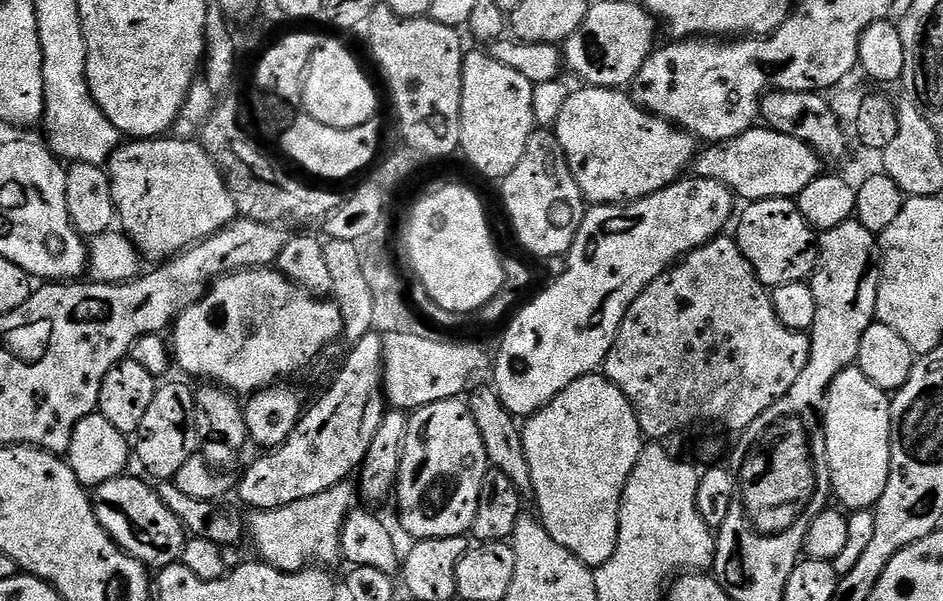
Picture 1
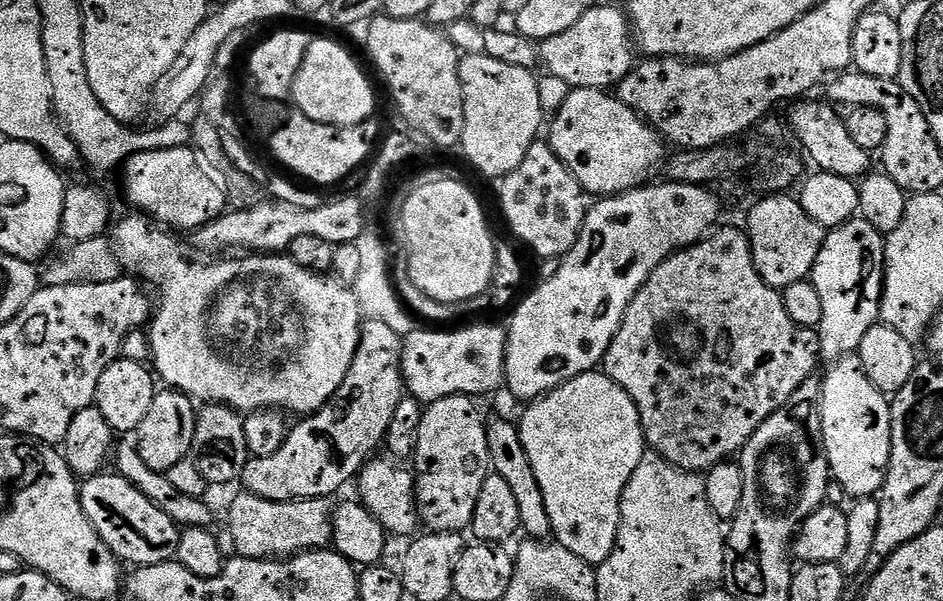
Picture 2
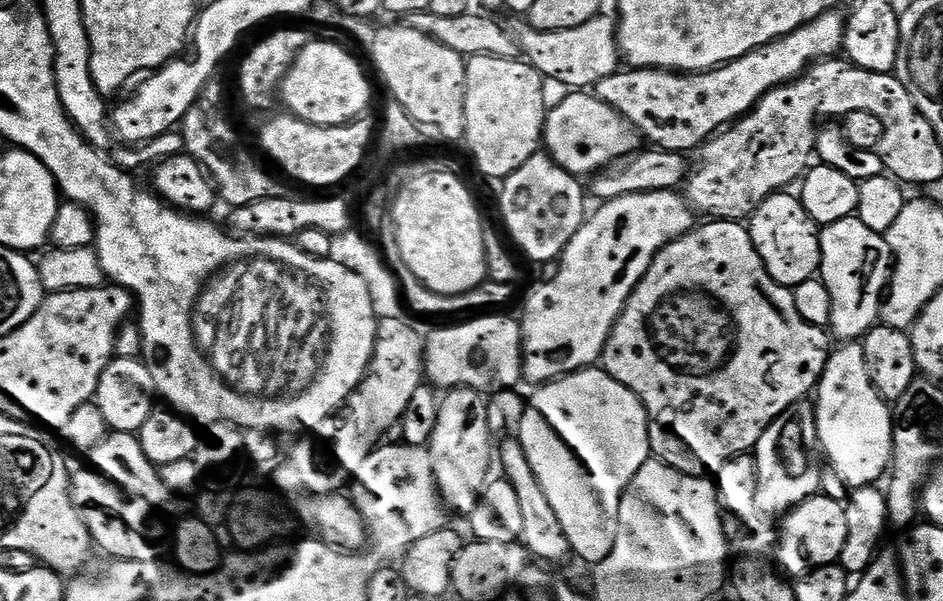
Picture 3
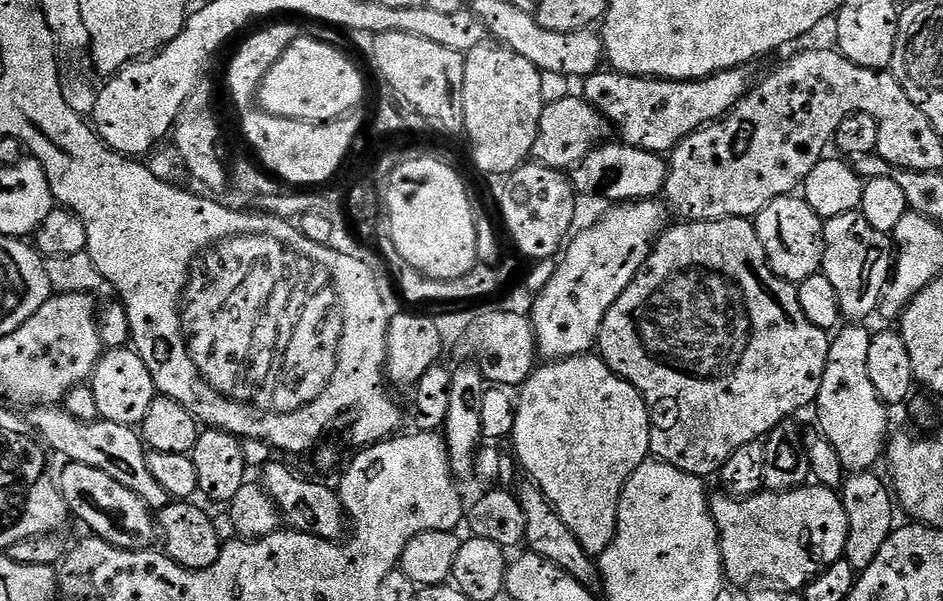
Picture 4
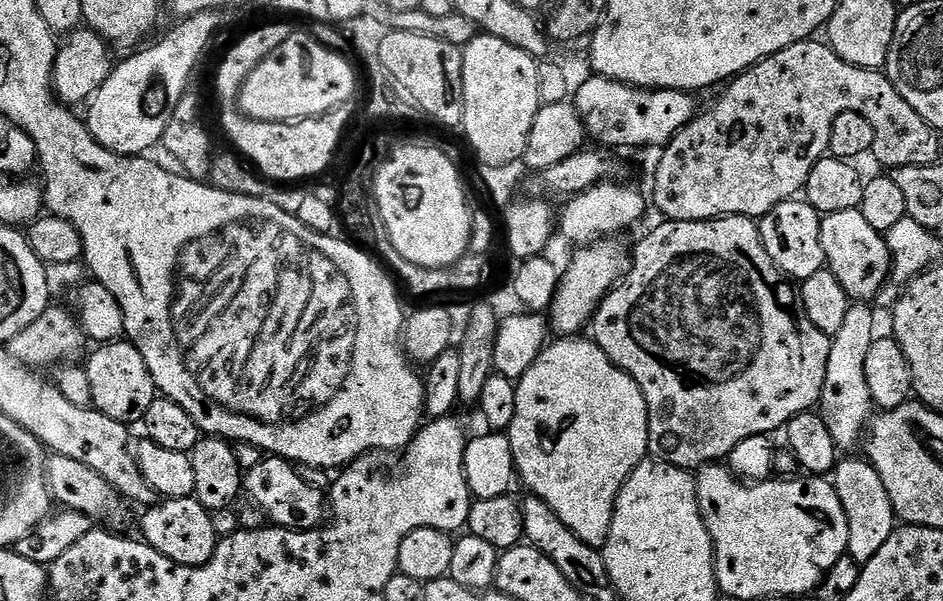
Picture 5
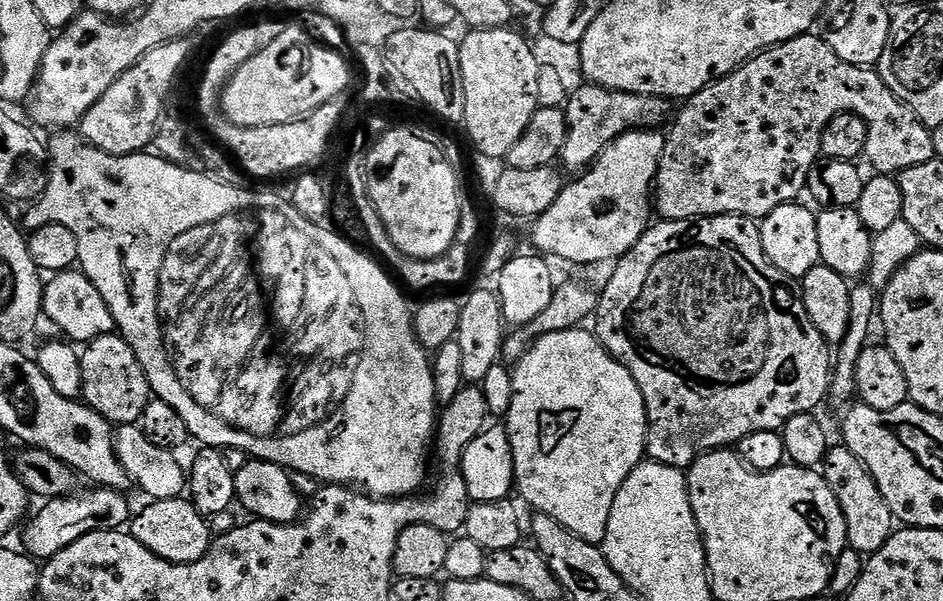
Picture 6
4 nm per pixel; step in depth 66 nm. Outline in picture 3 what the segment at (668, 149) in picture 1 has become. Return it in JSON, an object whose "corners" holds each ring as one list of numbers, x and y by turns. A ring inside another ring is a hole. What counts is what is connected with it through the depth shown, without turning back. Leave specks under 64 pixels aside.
{"corners":[[588,90,569,91,566,102,554,106,544,118,542,144,547,155,551,156,554,162,558,162,558,166,562,166,569,174,577,178,591,177,610,162,637,151,636,140,638,141,638,133,632,123,622,114,618,114,618,110,614,110,614,106,606,106,606,102,602,102]]}

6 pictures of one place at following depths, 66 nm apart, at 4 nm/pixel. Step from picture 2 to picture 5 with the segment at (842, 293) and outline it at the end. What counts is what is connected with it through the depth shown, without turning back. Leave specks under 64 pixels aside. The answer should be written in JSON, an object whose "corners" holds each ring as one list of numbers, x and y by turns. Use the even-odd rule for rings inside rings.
{"corners":[[859,208,827,213,821,219,820,233,822,234,822,250,824,251,827,271,832,272,834,278,838,278,838,282,842,284,842,290,848,295,849,301,872,302,872,299,879,294,880,287,885,287,890,271,887,239,881,232,874,230,874,226,870,226,870,222,866,222,866,218,862,218]]}

